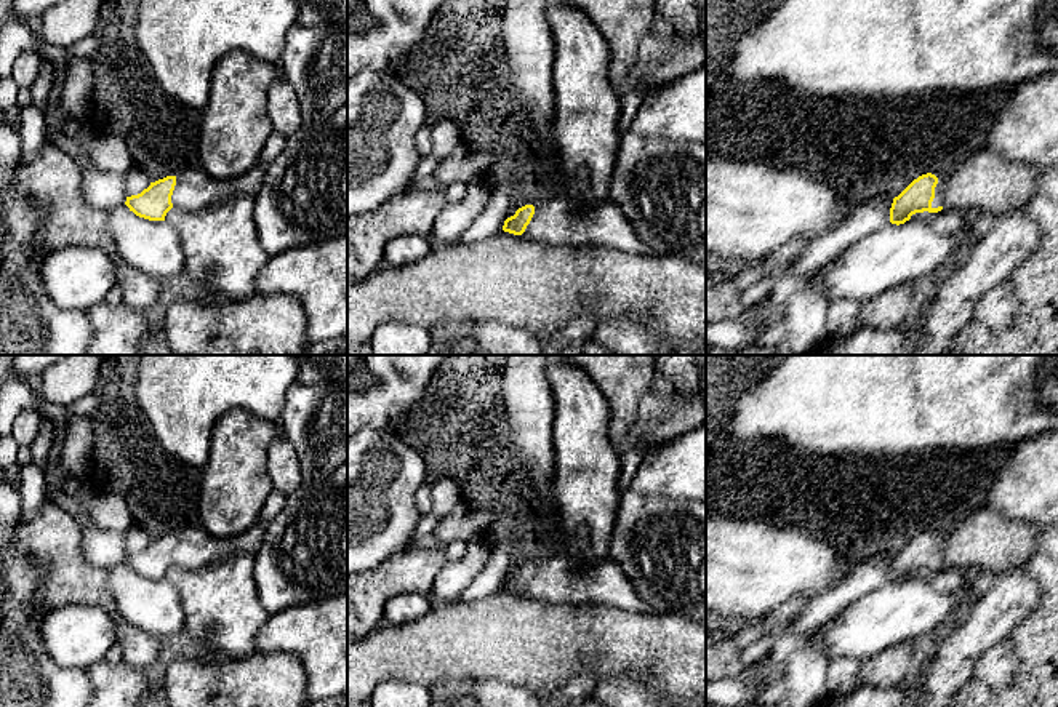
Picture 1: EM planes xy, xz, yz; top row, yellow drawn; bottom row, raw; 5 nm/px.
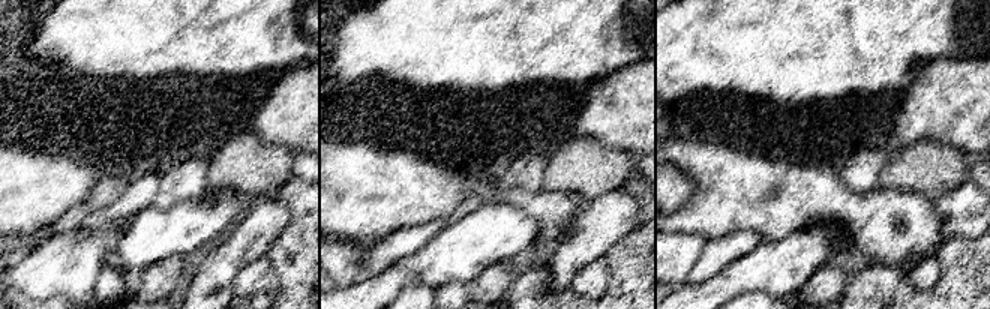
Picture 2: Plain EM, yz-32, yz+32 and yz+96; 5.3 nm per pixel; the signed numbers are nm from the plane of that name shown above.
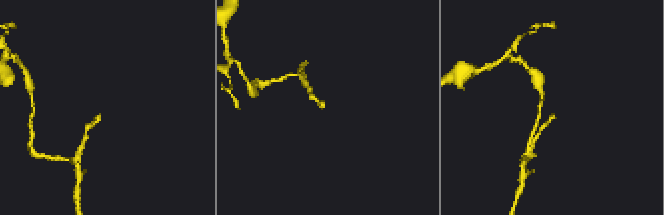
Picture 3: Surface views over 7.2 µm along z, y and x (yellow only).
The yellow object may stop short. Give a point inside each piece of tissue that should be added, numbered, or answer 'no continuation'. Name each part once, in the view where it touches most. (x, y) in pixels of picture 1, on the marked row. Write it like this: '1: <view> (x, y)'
1: yz (938, 200)

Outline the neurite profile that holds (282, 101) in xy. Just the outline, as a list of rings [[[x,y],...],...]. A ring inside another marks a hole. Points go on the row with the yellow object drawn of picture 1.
[[[279,69],[267,93],[267,112],[274,130],[285,138],[291,136],[301,126],[299,98],[282,69]]]

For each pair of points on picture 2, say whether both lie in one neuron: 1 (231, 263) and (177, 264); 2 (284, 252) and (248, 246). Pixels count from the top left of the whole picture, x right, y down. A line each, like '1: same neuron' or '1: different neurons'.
1: different neurons
2: different neurons

